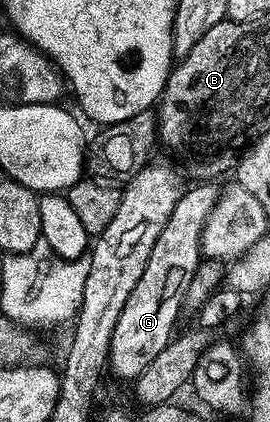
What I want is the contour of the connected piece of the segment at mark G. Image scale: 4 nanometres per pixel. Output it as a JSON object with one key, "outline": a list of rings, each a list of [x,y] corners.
{"outline":[[[197,183],[194,186],[194,189],[186,188],[179,203],[175,203],[175,211],[171,211],[167,227],[163,227],[159,239],[155,239],[147,267],[143,267],[143,275],[139,275],[135,291],[127,295],[119,323],[115,323],[108,368],[113,369],[114,375],[122,377],[126,383],[132,383],[139,375],[143,375],[151,359],[155,359],[155,355],[159,355],[159,351],[163,351],[163,347],[167,347],[173,340],[173,328],[177,325],[177,317],[182,316],[181,308],[187,295],[187,286],[191,284],[191,275],[195,275],[195,267],[199,267],[203,260],[201,232],[216,205],[219,189],[213,183]]]}

